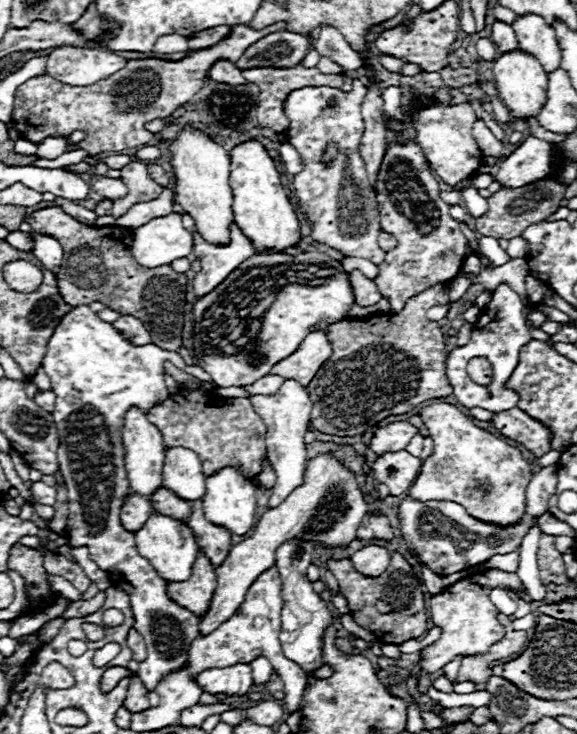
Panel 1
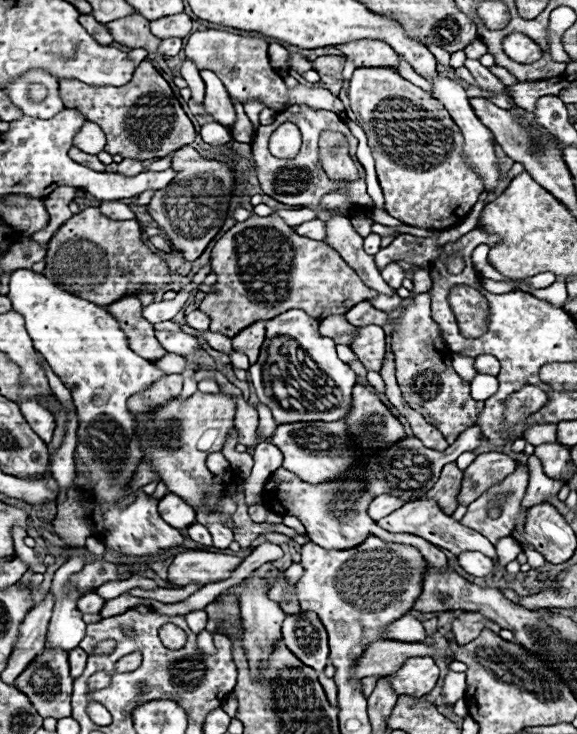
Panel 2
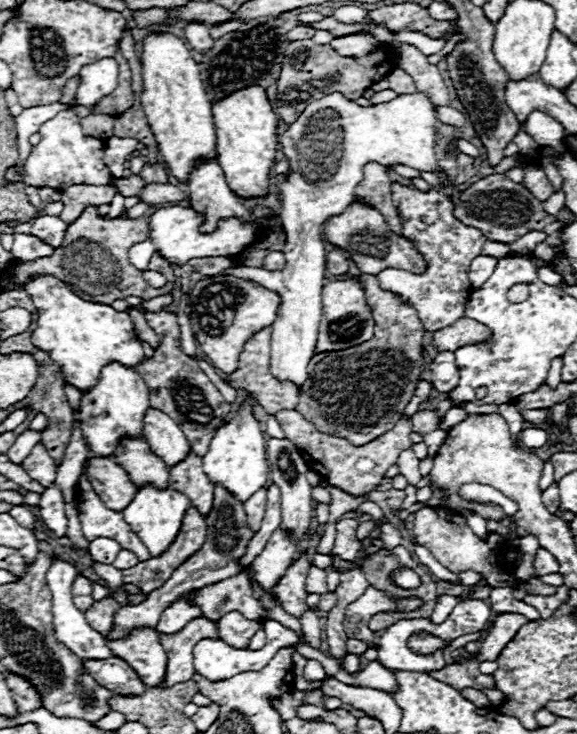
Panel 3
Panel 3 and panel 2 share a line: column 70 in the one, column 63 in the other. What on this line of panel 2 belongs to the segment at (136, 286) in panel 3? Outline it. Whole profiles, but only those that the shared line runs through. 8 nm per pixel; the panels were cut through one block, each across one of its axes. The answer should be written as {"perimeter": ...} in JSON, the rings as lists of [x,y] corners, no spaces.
{"perimeter":[[[86,208],[66,220],[48,242],[44,260],[44,276],[48,280],[100,306],[108,306],[124,296],[154,294],[172,282],[166,262],[144,244],[140,224],[136,220],[110,220],[98,208]]]}

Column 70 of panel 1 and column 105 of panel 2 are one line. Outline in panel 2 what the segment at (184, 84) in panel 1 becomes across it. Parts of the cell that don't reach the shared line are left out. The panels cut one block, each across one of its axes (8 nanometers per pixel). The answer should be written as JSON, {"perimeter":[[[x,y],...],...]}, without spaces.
{"perimeter":[[[144,60],[138,64],[132,80],[124,86],[88,86],[80,80],[60,80],[60,98],[66,108],[78,110],[88,120],[96,122],[108,138],[106,152],[120,154],[122,158],[132,152],[170,154],[176,148],[194,142],[194,126],[174,96],[170,84],[158,74],[158,70]]]}

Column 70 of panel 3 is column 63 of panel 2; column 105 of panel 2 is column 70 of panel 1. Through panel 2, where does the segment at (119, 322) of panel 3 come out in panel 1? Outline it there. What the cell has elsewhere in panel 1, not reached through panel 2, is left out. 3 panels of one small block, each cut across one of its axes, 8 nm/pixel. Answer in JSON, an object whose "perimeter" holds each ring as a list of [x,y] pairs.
{"perimeter":[[[84,304],[74,306],[60,320],[58,328],[48,340],[44,354],[44,372],[50,378],[52,390],[56,394],[56,406],[52,416],[60,434],[58,460],[68,488],[68,504],[70,504],[70,514],[66,524],[68,542],[72,546],[88,546],[90,558],[110,574],[116,588],[122,588],[130,596],[130,604],[134,612],[134,628],[144,636],[148,650],[148,658],[138,666],[138,678],[146,684],[148,690],[154,690],[154,686],[166,672],[184,666],[186,650],[190,648],[192,640],[198,636],[198,618],[190,610],[178,606],[174,600],[168,598],[166,580],[162,580],[154,570],[154,566],[138,554],[134,544],[134,534],[124,530],[124,526],[120,524],[120,508],[126,494],[130,492],[126,470],[124,470],[124,448],[122,448],[124,414],[130,406],[138,406],[140,410],[148,412],[148,408],[152,408],[156,402],[168,396],[168,388],[164,386],[164,370],[162,370],[162,362],[166,361],[217,388],[208,373],[198,365],[185,365],[178,352],[162,350],[156,344],[134,346],[128,338],[124,338],[122,332],[118,332],[112,324],[100,320]]]}

